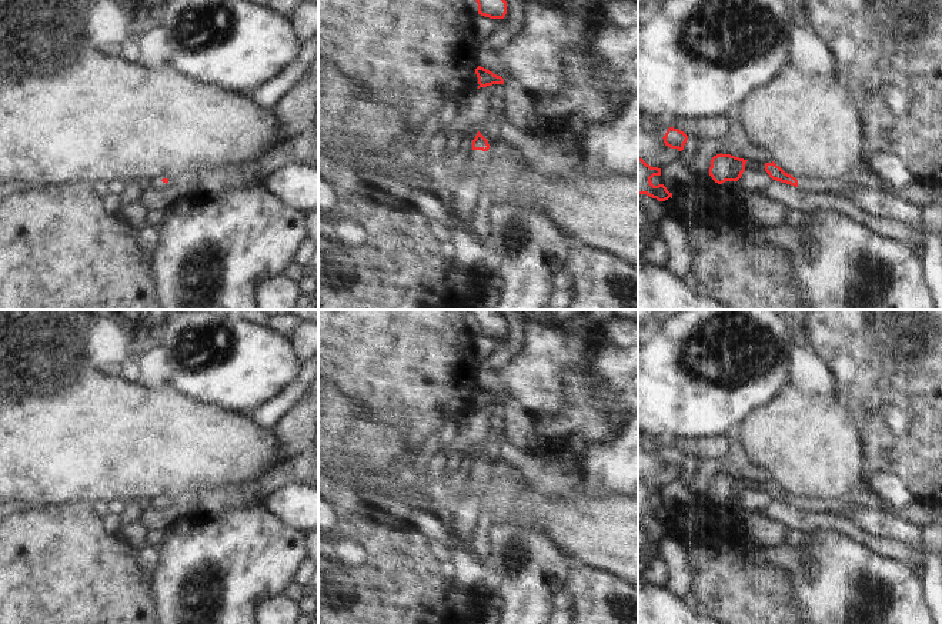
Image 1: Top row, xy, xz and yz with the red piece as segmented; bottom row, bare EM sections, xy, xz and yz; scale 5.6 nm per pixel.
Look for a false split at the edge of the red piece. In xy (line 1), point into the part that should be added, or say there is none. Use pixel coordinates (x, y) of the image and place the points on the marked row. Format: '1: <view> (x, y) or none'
1: xy (157, 184)

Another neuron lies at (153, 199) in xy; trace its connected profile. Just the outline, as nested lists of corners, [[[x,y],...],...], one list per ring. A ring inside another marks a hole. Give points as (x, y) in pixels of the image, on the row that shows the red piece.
[[[167,183],[161,188],[151,187],[144,190],[138,203],[148,211],[167,211],[180,197],[178,187]]]

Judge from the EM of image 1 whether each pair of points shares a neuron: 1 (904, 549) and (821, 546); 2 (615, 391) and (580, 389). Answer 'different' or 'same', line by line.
1: different
2: same

